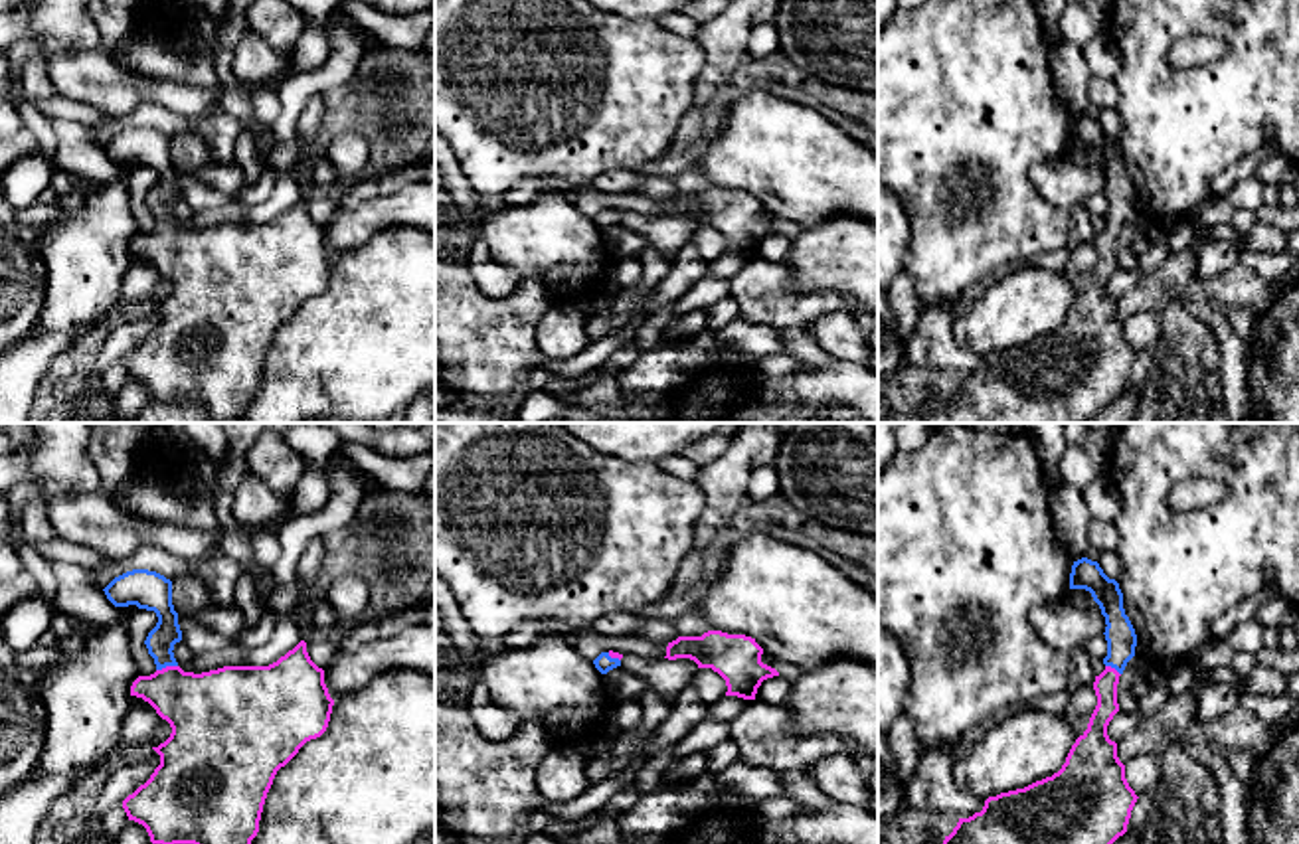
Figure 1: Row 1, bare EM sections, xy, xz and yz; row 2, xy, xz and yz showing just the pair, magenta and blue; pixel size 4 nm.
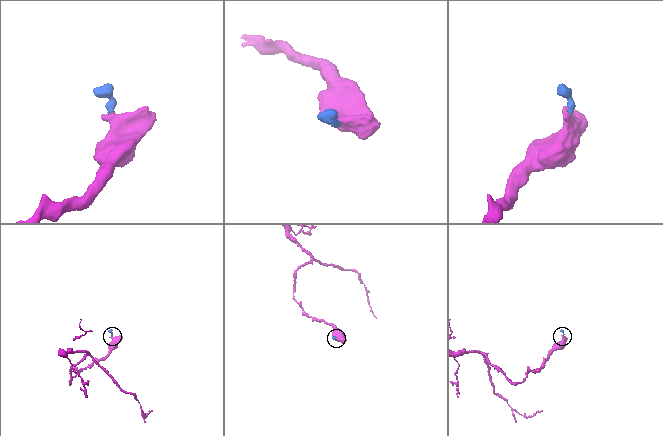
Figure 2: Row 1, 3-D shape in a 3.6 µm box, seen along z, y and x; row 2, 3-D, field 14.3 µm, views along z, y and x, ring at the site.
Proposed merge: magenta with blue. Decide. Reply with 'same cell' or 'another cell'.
same cell

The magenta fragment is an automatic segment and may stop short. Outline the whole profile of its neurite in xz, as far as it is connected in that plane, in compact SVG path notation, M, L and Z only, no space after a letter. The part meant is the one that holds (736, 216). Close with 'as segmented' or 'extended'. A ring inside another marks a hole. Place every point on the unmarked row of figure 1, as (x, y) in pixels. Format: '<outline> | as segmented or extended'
M708 188L702 194L678 194L668 200L668 217L690 215L698 225L712 225L728 243L726 253L755 257L763 237L779 229L761 219L763 206L745 192Z | as segmented

